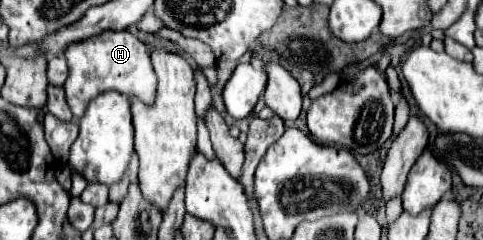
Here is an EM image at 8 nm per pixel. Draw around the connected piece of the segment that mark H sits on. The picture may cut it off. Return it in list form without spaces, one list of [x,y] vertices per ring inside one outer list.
[[[129,30],[101,32],[101,36],[91,36],[81,44],[69,44],[69,48],[65,48],[63,54],[69,64],[69,78],[63,88],[73,118],[81,118],[85,114],[89,100],[105,90],[119,90],[127,96],[137,96],[147,104],[153,102],[157,76],[151,66],[149,50]]]

